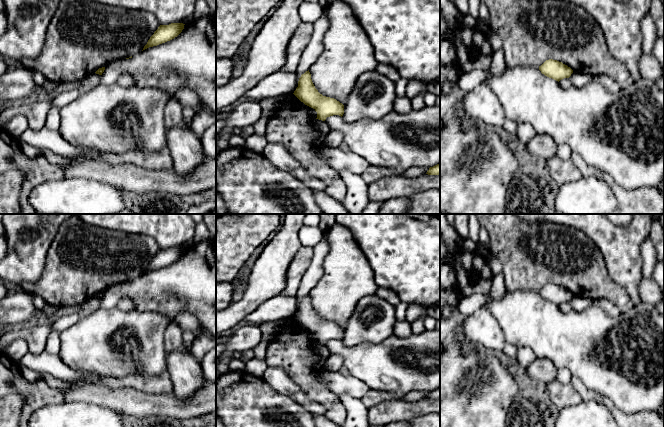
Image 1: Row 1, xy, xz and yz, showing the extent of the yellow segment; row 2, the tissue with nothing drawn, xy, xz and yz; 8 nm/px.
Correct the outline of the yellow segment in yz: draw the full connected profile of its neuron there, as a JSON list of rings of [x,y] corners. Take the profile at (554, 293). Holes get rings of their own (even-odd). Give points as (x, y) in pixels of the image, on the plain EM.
[[[553,283],[546,284],[541,290],[539,290],[539,294],[545,300],[558,306],[564,302],[569,302],[573,297],[573,294],[570,291]]]

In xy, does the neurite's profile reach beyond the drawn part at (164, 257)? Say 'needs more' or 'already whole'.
already whole

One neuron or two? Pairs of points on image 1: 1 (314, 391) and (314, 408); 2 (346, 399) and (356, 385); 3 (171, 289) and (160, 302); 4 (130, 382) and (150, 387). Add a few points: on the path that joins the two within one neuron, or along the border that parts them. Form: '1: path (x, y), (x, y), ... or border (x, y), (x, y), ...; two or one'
1: border (297, 384), (310, 398), (320, 402), (327, 408); two
2: border (338, 395), (350, 394), (360, 399); two
3: path (168, 292), (163, 299); one
4: path (135, 382), (145, 383); one

